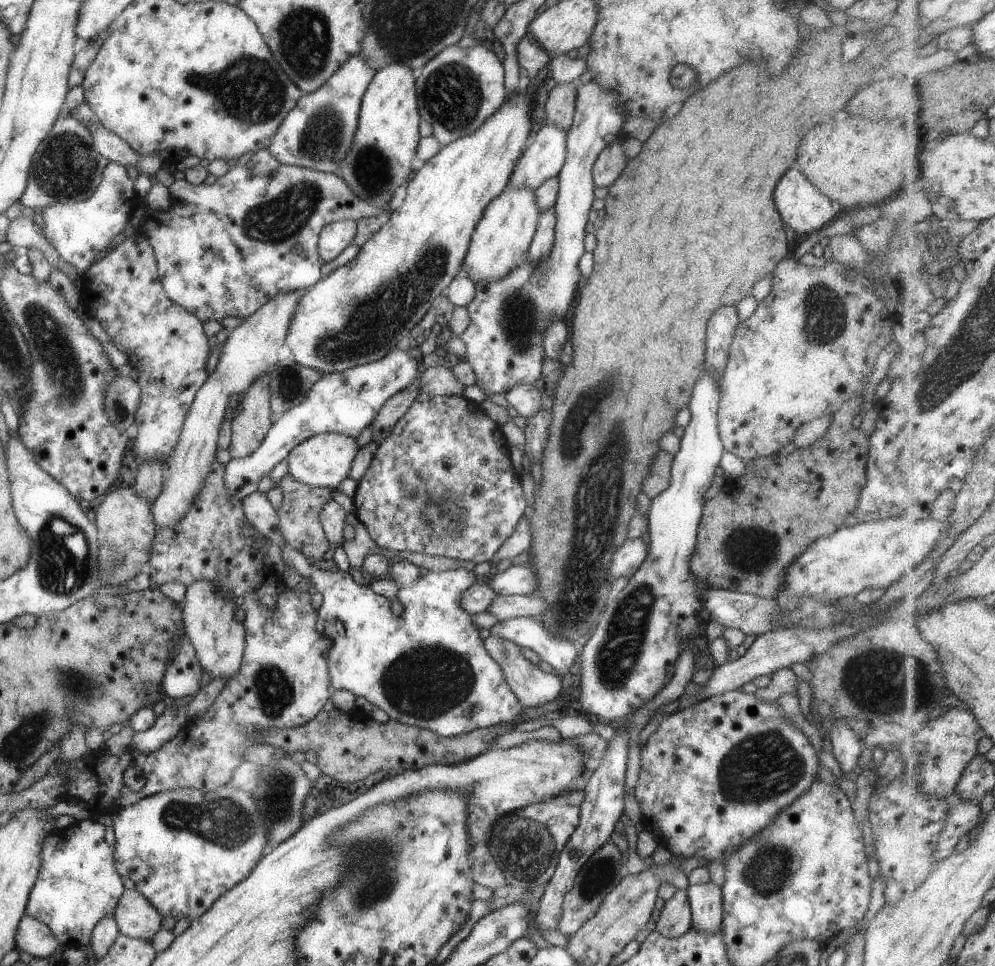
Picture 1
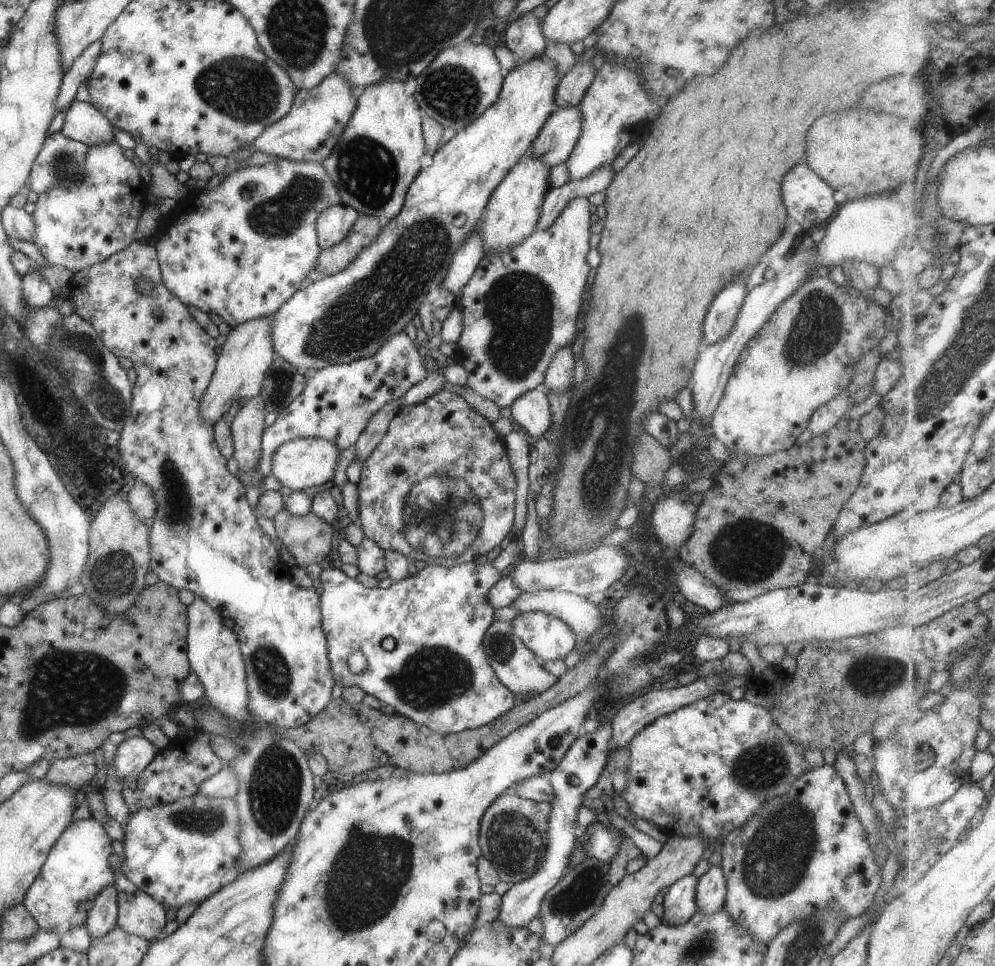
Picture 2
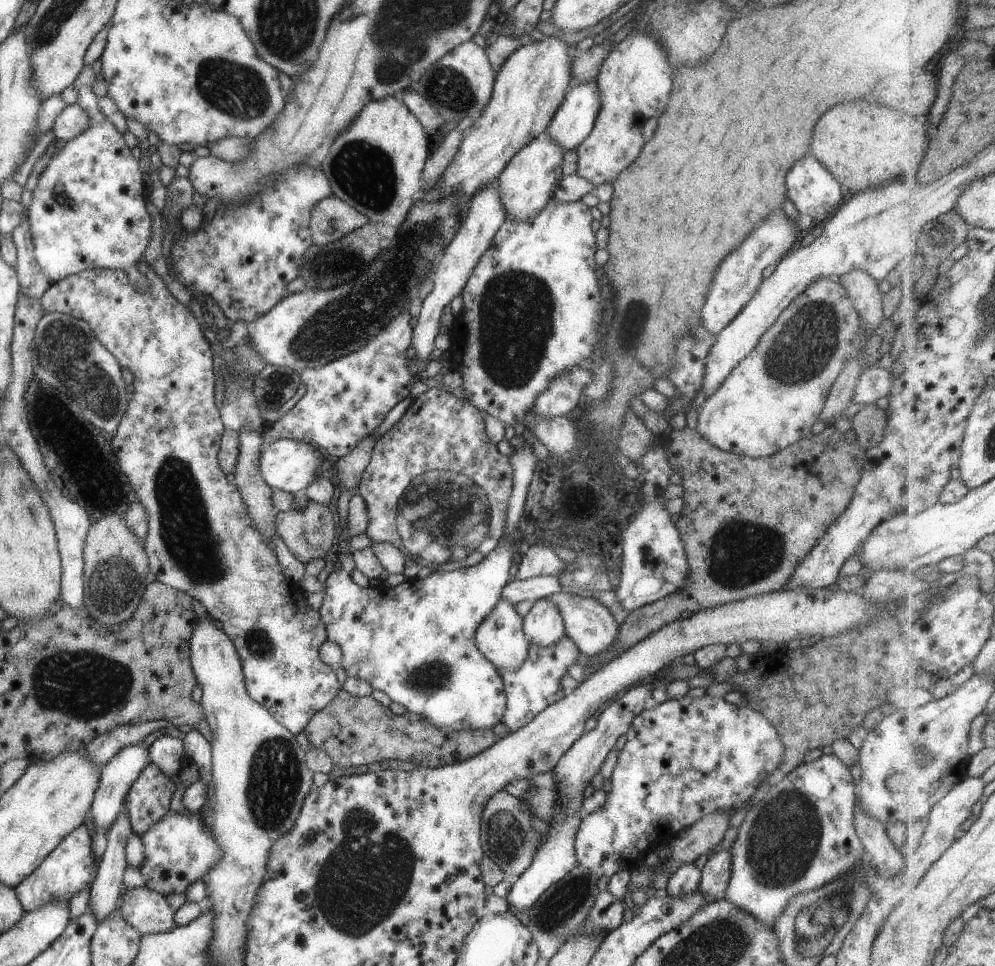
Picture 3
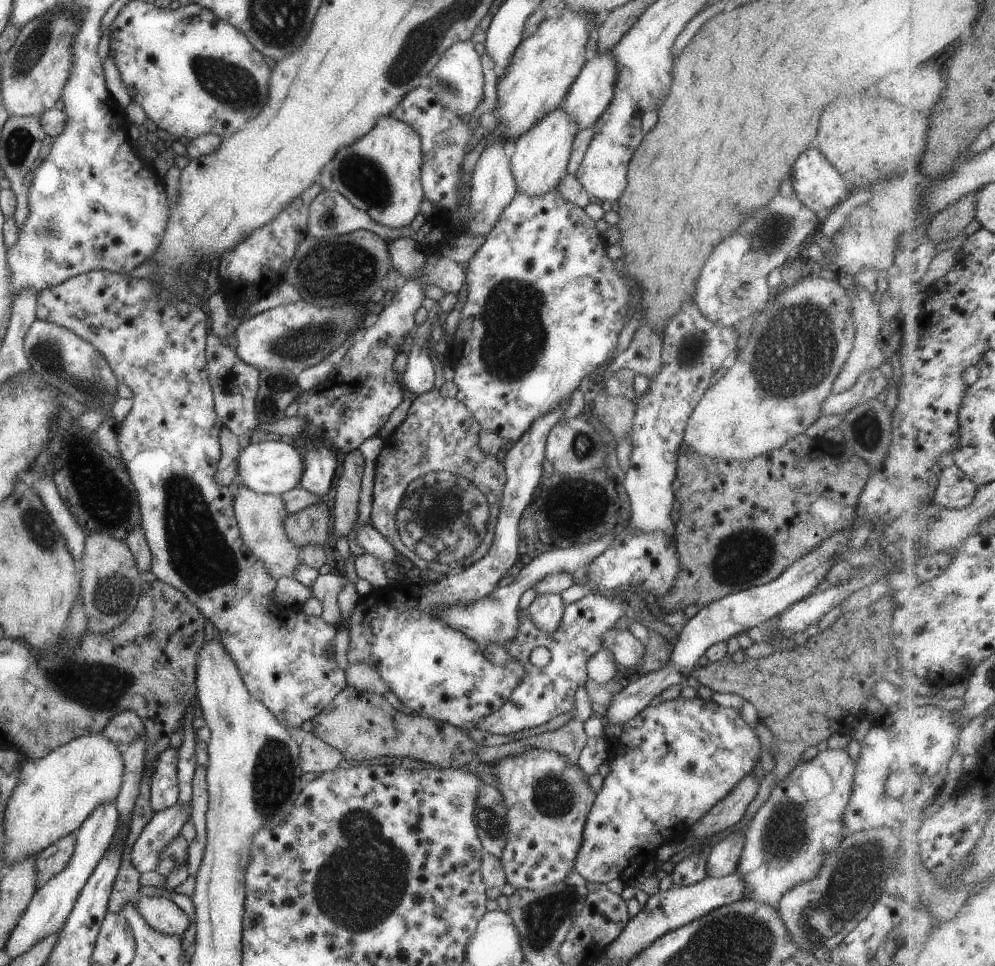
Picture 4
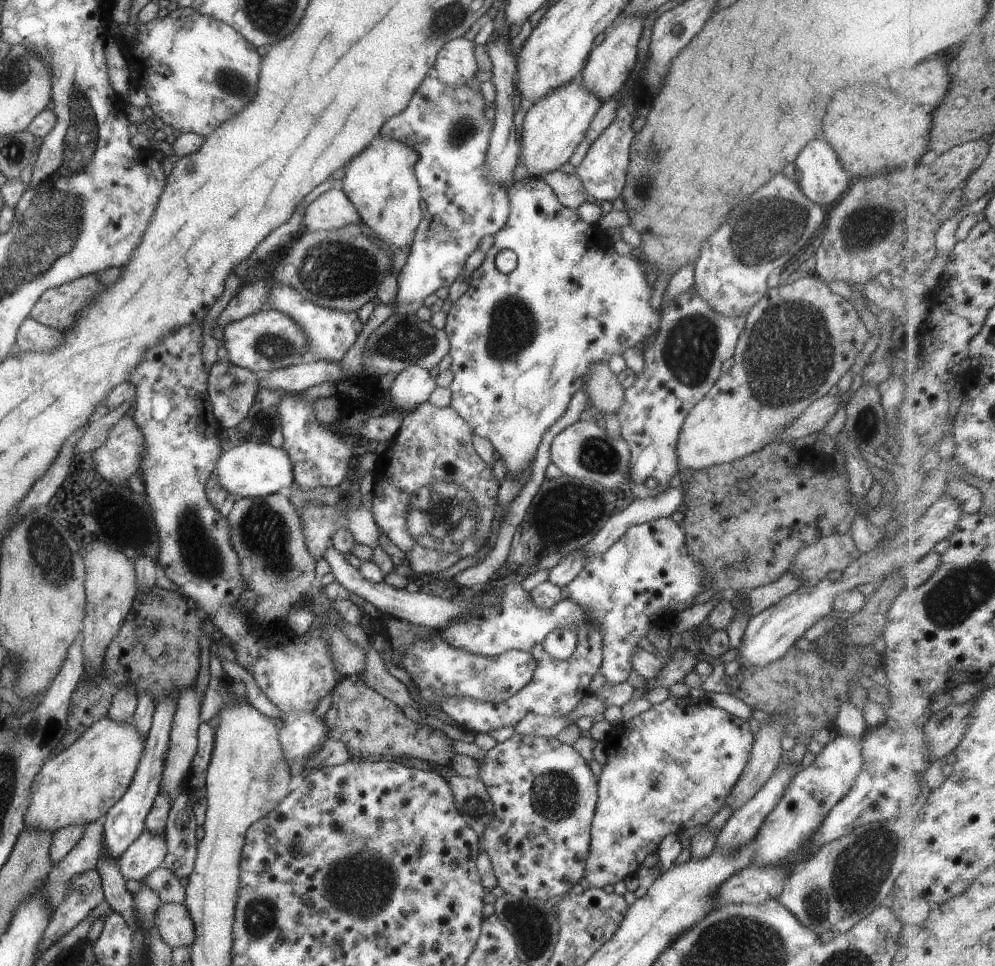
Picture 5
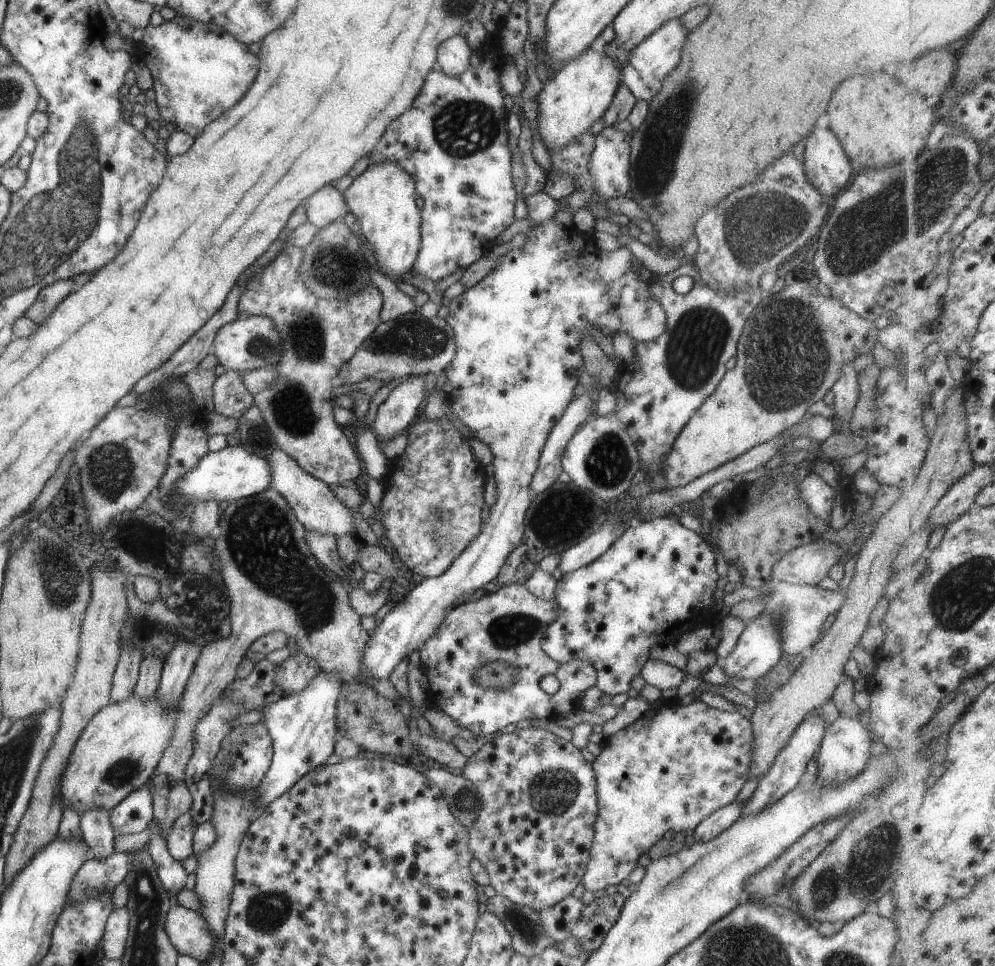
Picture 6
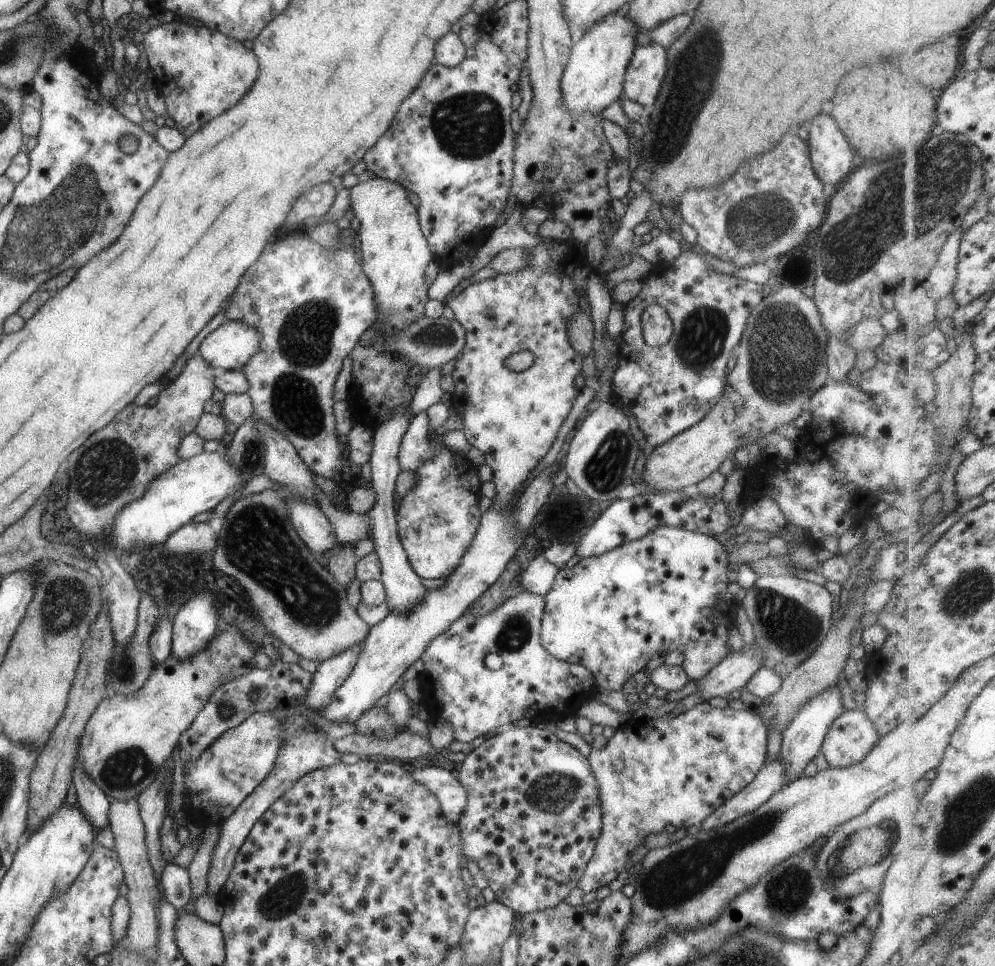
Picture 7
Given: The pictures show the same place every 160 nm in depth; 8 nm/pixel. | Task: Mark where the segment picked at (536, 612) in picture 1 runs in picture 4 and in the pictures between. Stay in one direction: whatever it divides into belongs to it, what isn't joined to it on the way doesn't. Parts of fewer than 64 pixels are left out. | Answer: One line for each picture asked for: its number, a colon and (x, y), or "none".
2: (582, 618)
3: (589, 624)
4: (627, 650)

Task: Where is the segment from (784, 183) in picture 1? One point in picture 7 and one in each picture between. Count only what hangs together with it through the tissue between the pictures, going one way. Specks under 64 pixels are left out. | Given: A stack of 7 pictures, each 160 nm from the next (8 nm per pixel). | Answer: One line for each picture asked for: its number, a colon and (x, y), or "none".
2: (808, 199)
3: (813, 191)
4: (816, 183)
5: (821, 177)
6: (826, 166)
7: (830, 154)

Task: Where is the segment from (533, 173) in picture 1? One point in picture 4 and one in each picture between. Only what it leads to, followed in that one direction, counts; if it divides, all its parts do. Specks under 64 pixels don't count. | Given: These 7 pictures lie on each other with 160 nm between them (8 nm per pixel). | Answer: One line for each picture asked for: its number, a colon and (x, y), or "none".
2: (559, 134)
3: (572, 122)
4: (591, 91)

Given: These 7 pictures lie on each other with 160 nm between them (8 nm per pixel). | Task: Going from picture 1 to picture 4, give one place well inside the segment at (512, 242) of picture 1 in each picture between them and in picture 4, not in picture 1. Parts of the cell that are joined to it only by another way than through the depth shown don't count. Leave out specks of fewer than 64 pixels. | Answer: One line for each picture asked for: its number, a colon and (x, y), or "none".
2: (512, 212)
3: (528, 181)
4: (538, 163)

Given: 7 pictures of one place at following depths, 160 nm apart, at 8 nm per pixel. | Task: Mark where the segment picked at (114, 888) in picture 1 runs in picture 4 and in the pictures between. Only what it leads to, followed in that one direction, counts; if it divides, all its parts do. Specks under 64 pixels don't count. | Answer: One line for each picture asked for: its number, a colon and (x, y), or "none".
2: (76, 868)
3: (69, 866)
4: (52, 859)

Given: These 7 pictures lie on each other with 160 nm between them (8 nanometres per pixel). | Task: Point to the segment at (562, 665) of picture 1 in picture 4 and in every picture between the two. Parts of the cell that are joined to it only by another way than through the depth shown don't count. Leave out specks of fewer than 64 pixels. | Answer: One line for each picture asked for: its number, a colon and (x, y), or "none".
2: (548, 638)
3: (542, 625)
4: (545, 611)

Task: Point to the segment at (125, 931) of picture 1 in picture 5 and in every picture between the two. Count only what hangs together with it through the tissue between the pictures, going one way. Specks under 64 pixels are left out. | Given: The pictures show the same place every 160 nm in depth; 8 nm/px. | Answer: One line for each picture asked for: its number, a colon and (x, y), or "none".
2: (140, 915)
3: (145, 911)
4: (162, 915)
5: (173, 922)

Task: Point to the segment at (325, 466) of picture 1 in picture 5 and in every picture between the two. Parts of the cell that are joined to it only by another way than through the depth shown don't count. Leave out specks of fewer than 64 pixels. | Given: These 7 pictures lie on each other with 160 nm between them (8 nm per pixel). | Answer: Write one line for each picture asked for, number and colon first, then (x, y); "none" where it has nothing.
2: (301, 463)
3: (287, 465)
4: (275, 467)
5: (250, 470)

